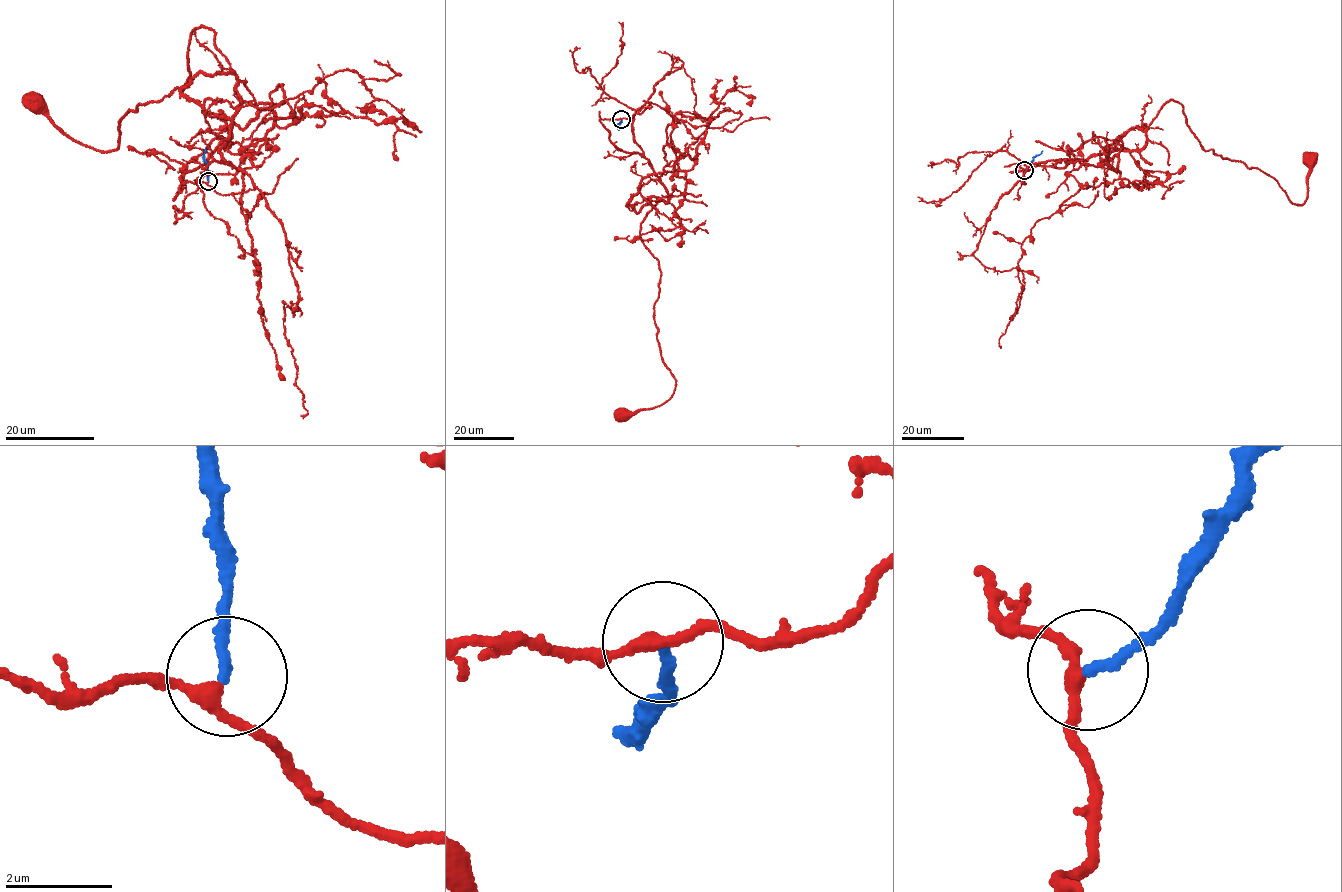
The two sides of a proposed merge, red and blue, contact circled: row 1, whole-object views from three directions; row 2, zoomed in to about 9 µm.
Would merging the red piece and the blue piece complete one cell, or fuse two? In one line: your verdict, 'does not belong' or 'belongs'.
does not belong

